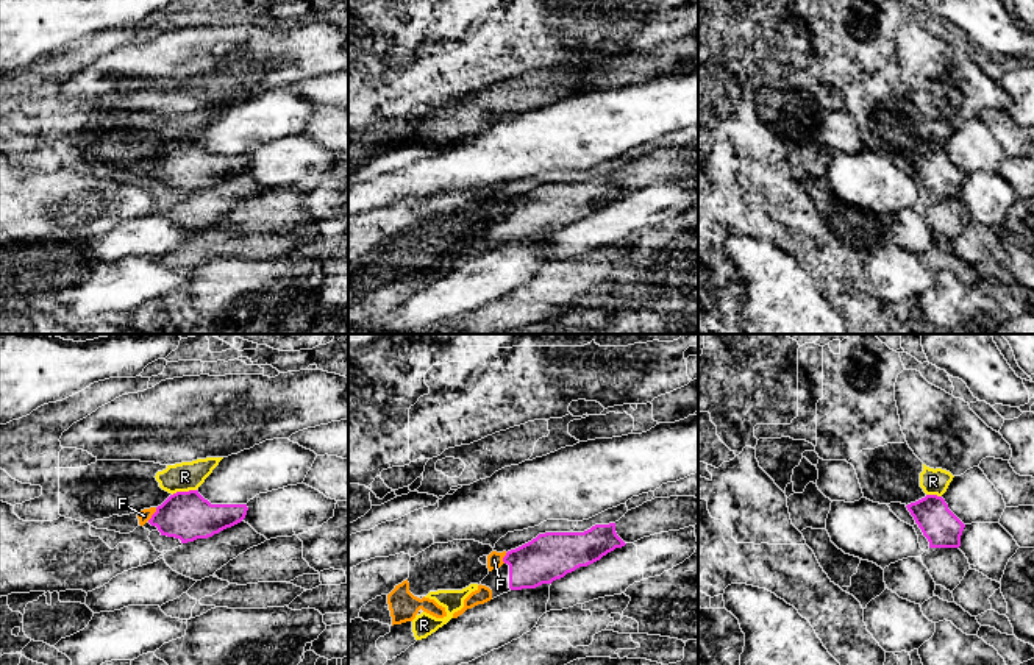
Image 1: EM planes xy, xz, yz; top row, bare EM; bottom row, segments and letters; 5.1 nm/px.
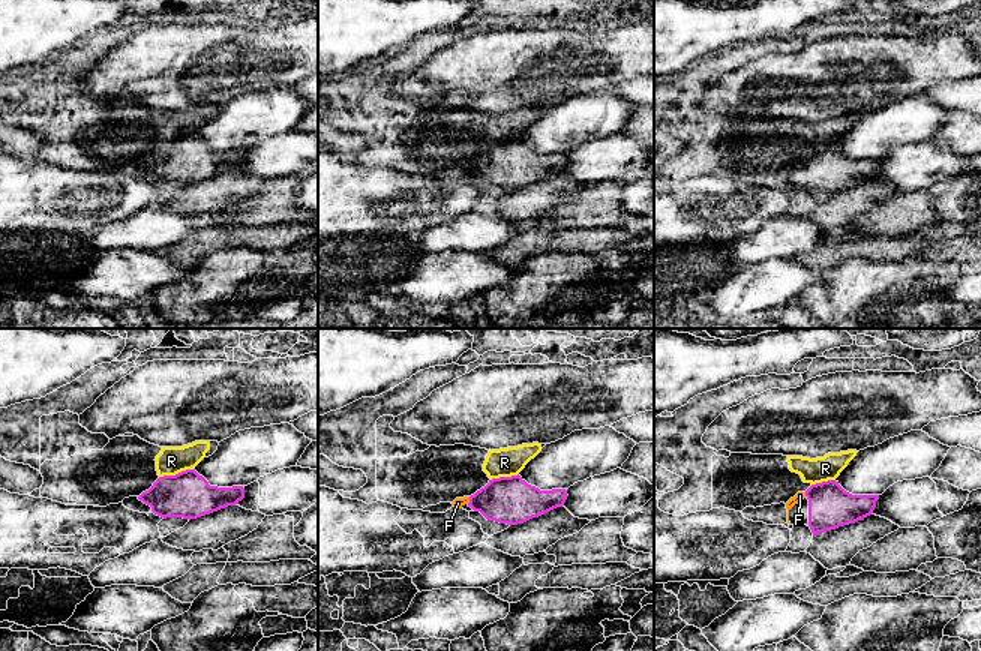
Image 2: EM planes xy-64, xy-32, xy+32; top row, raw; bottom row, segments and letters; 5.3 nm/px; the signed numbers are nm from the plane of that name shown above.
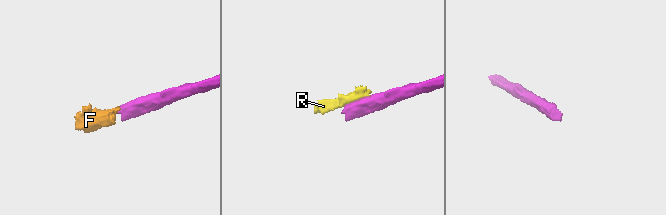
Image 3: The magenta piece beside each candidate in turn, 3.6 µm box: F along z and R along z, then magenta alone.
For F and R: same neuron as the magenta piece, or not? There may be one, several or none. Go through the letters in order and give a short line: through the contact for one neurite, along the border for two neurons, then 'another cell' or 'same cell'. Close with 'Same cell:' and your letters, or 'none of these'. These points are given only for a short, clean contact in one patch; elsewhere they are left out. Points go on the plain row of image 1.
F: line xy (186, 166), (153, 164), (144, 166); same cell
R: line xy (196, 139), (172, 145); another cell
Same cell: F

